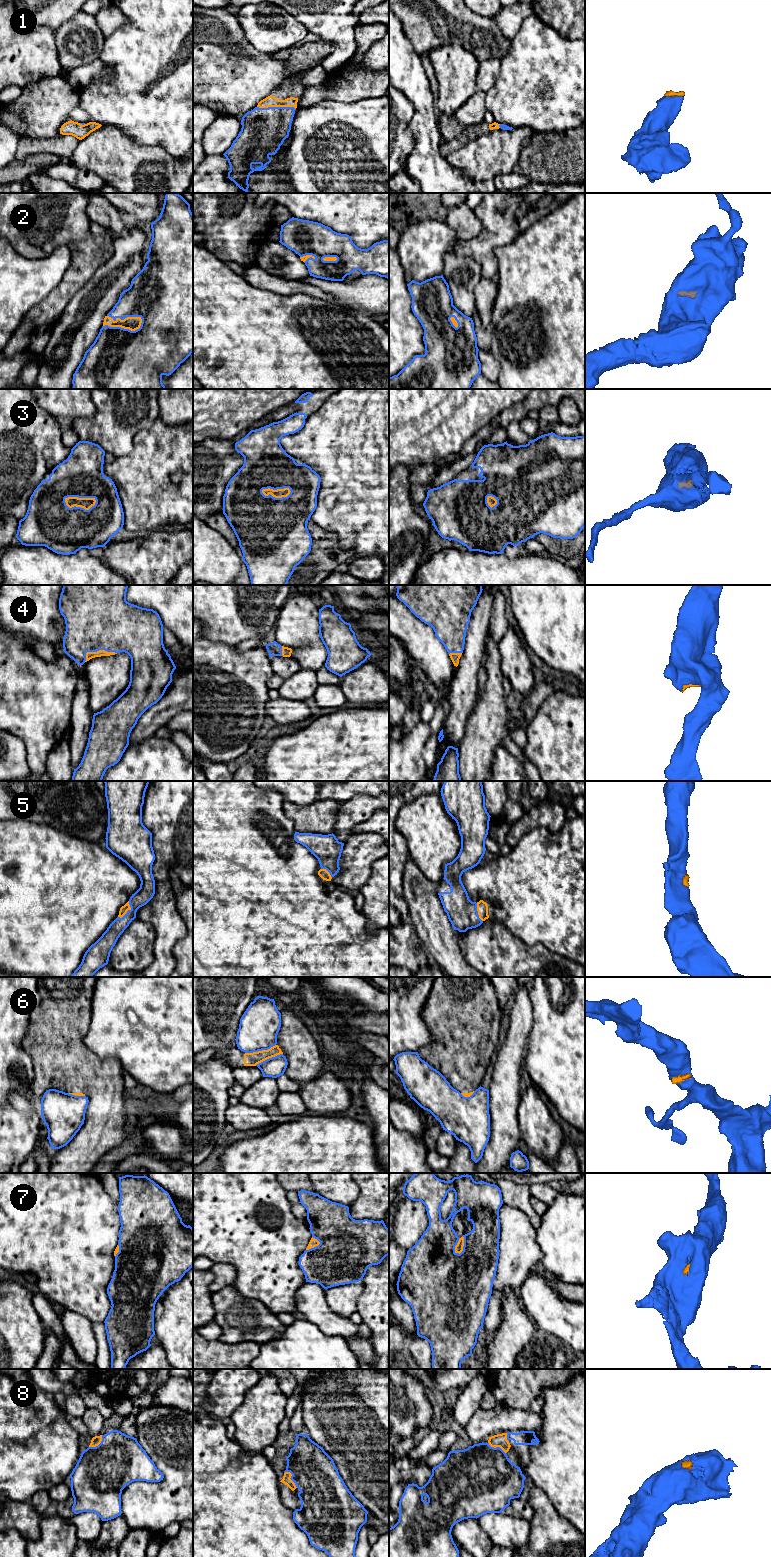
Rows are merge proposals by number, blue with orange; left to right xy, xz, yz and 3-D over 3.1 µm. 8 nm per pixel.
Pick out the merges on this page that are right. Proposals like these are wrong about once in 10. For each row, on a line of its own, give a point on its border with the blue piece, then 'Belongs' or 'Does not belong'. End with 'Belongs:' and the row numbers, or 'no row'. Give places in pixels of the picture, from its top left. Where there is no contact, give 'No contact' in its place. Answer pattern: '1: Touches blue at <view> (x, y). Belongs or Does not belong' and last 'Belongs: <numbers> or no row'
1: Touches blue at xz (276, 107). Belongs
2: Touches blue at xy (125, 329). Belongs
3: Touches blue at xy (80, 497). Belongs
4: Touches blue at xy (97, 650). Belongs
5: Touches blue at xy (127, 911). Belongs
6: Touches blue at xz (260, 1050). Does not belong
7: Touches blue at yz (463, 1247). Belongs
8: Touches blue at xz (290, 1478). Belongs
Belongs: 1, 2, 3, 4, 5, 7, 8

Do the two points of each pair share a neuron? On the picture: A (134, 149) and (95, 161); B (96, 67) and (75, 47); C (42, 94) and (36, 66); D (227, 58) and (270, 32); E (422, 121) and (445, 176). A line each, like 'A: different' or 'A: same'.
A: same
B: different
C: different
D: different
E: same

